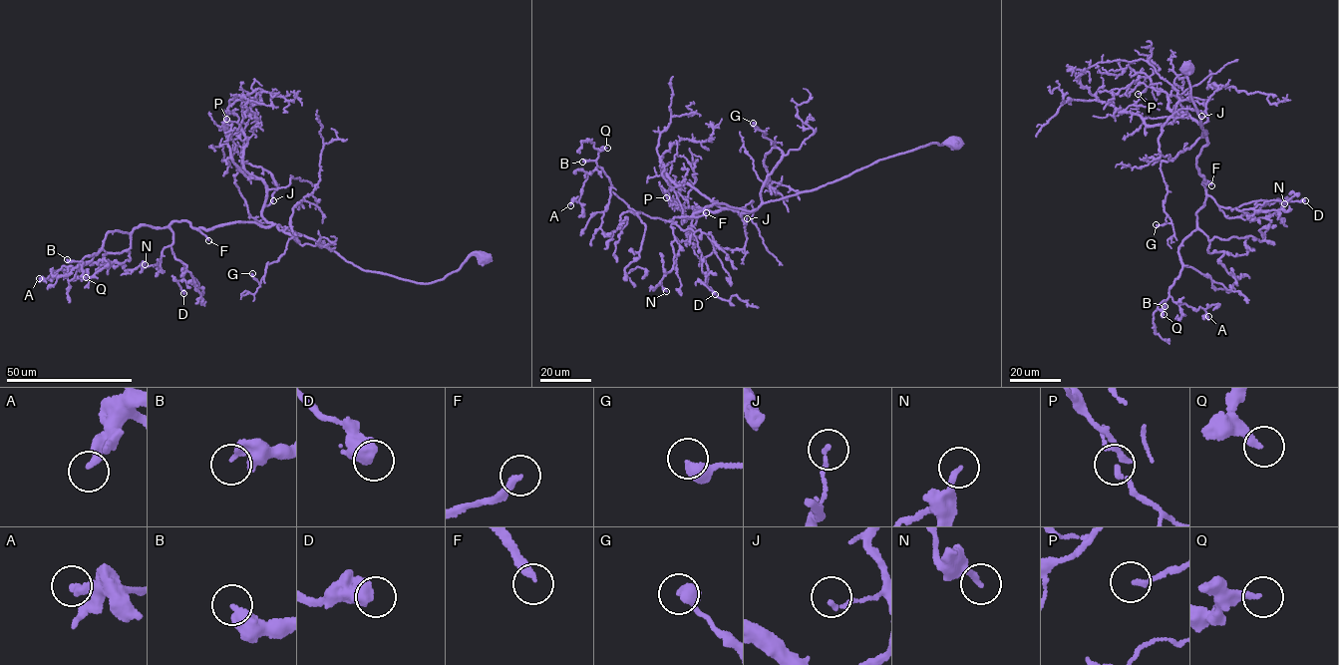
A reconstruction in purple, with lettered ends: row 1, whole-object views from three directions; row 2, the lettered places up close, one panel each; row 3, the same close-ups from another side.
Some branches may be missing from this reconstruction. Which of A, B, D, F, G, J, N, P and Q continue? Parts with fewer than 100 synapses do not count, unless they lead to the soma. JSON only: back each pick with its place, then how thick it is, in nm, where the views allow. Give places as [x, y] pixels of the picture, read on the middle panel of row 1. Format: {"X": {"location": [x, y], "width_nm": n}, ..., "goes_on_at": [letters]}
{"F": {"location": [706, 212], "width_nm": 240}, "goes_on_at": ["F"]}

